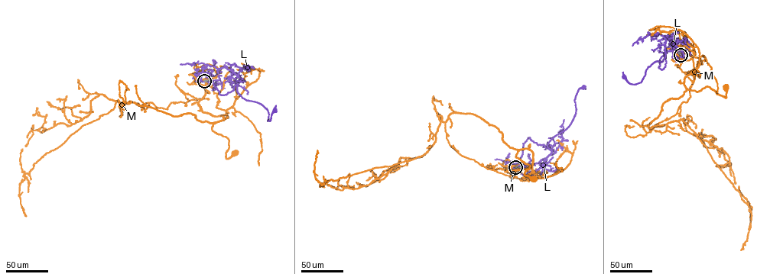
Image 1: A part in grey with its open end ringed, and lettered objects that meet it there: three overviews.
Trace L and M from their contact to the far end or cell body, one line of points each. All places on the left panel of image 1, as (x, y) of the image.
L: (204, 81), (201, 73), (208, 65), (225, 67), (239, 78), (238, 93), (266, 108), (268, 120), (274, 110)
M: (204, 80), (194, 82), (209, 92), (199, 104), (226, 115), (212, 130), (229, 140), (226, 158), (235, 153)

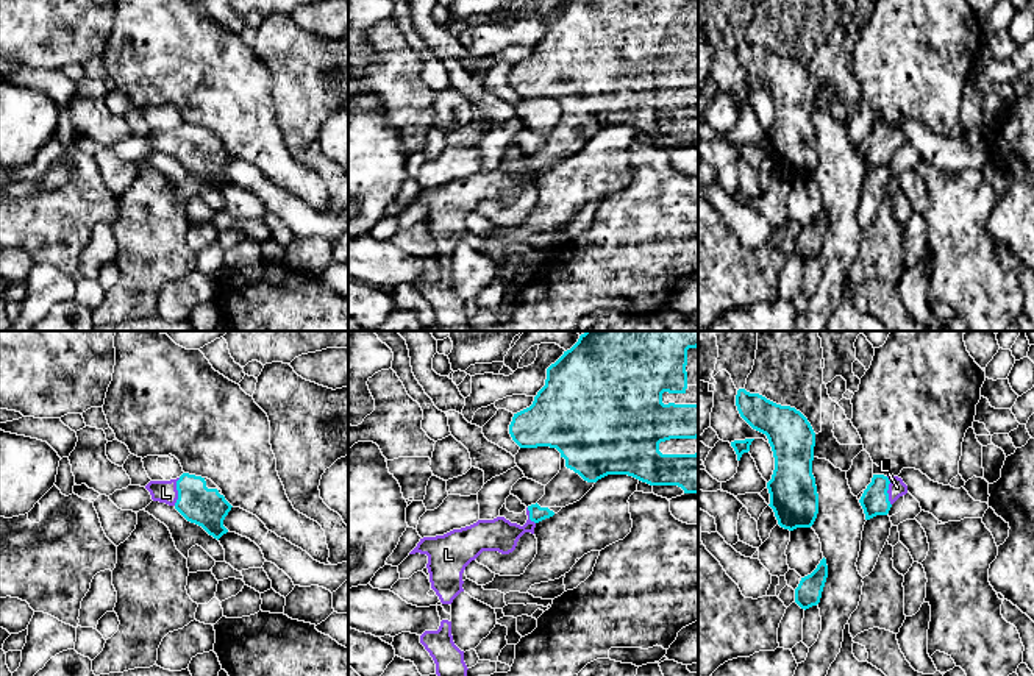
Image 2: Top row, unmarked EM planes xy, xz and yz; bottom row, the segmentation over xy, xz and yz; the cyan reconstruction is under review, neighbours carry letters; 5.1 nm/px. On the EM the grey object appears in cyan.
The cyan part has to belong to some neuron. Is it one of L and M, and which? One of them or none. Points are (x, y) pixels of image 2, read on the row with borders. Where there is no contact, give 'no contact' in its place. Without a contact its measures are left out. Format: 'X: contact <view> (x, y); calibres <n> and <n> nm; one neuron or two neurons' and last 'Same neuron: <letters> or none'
L: contact yz (887, 489); calibres 140 and 90 nm; one neuron
M: no contact; two neurons
Same neuron: L

